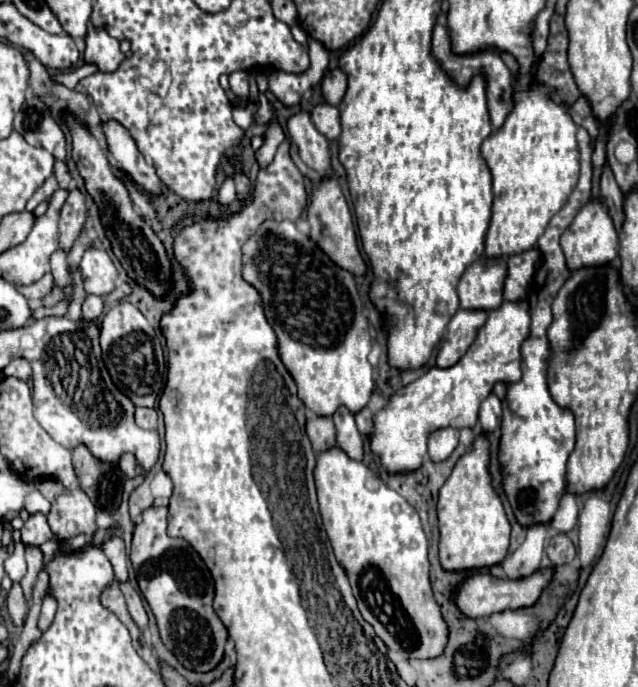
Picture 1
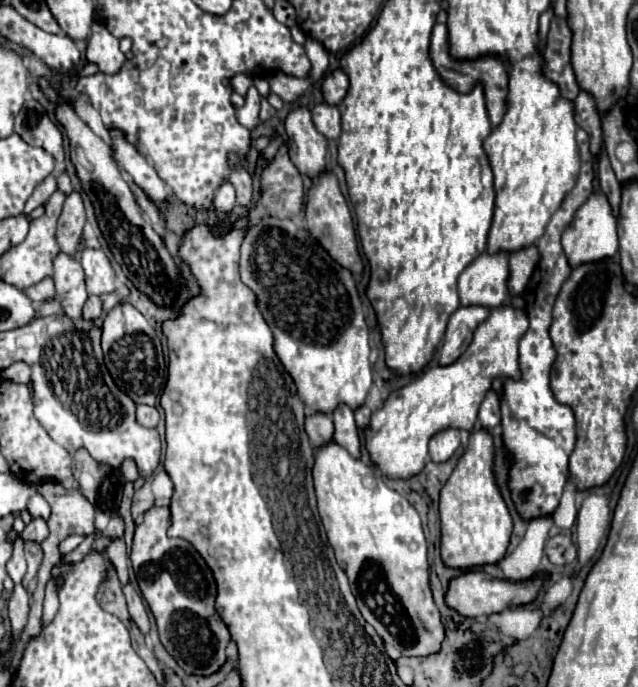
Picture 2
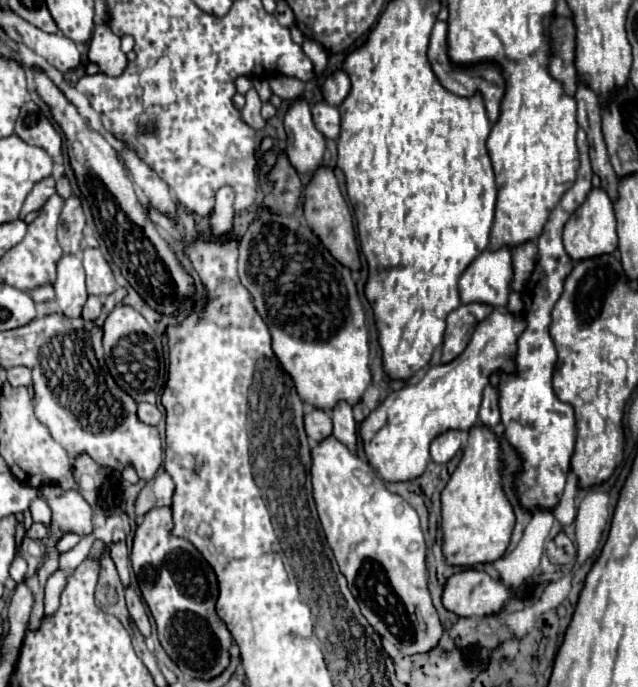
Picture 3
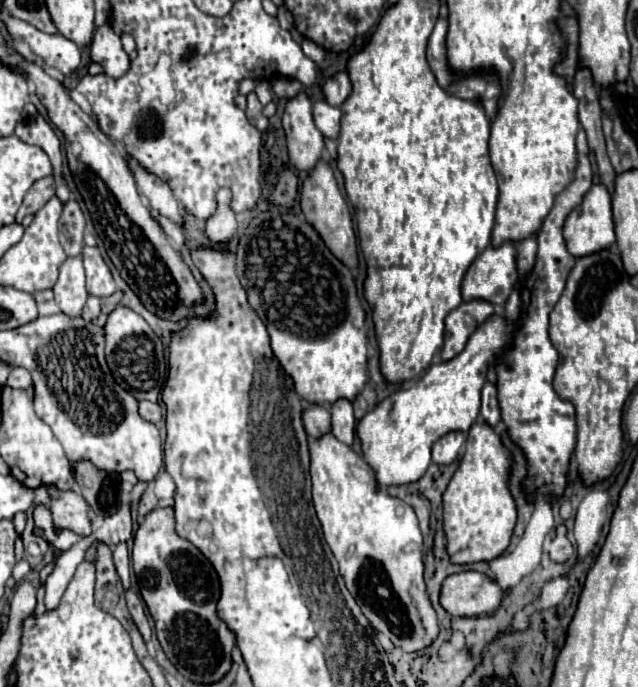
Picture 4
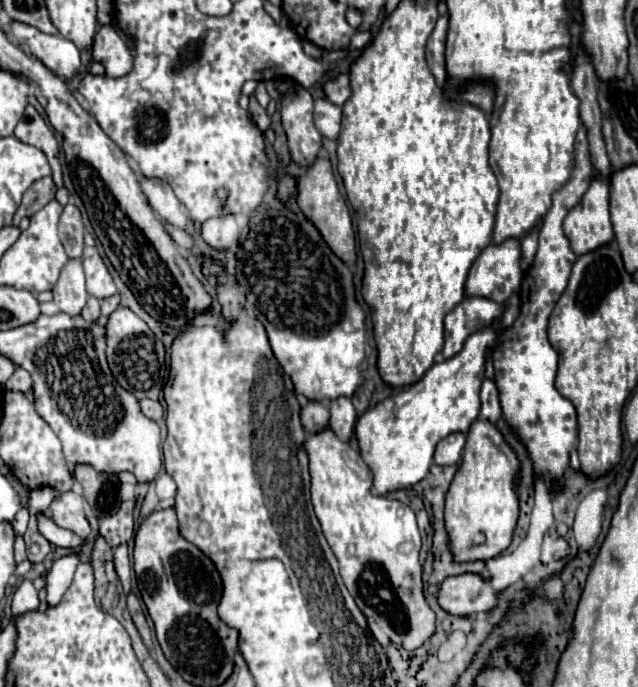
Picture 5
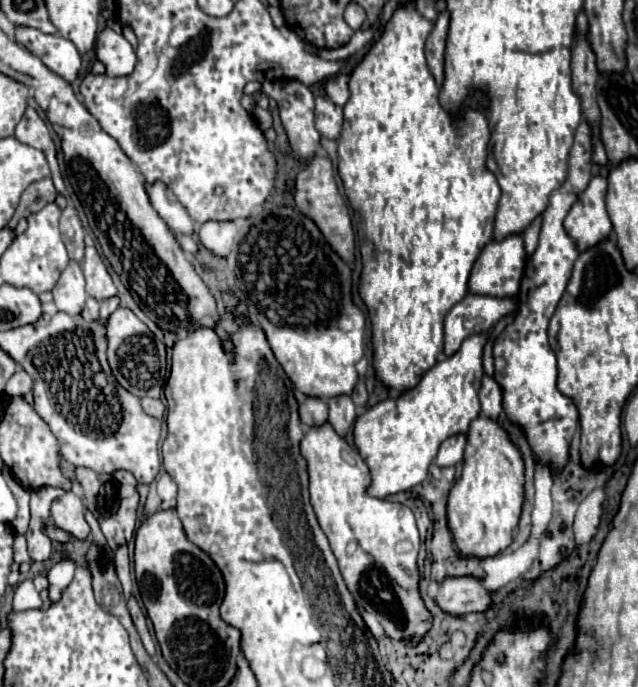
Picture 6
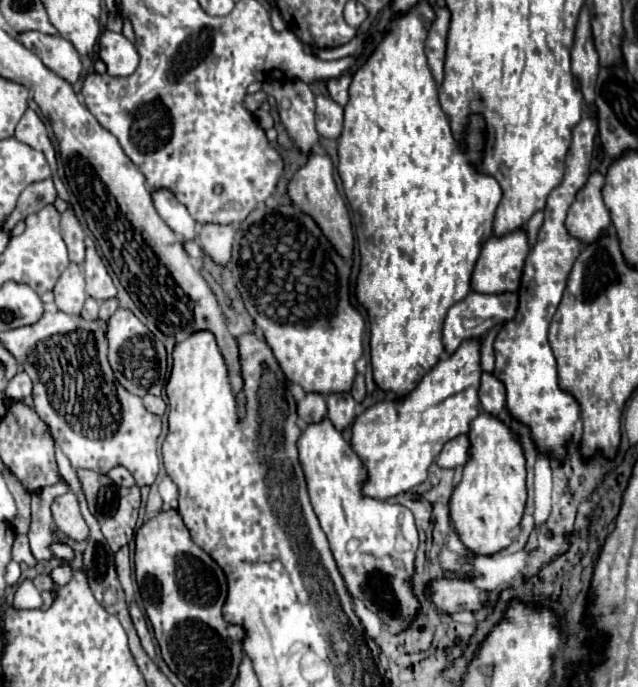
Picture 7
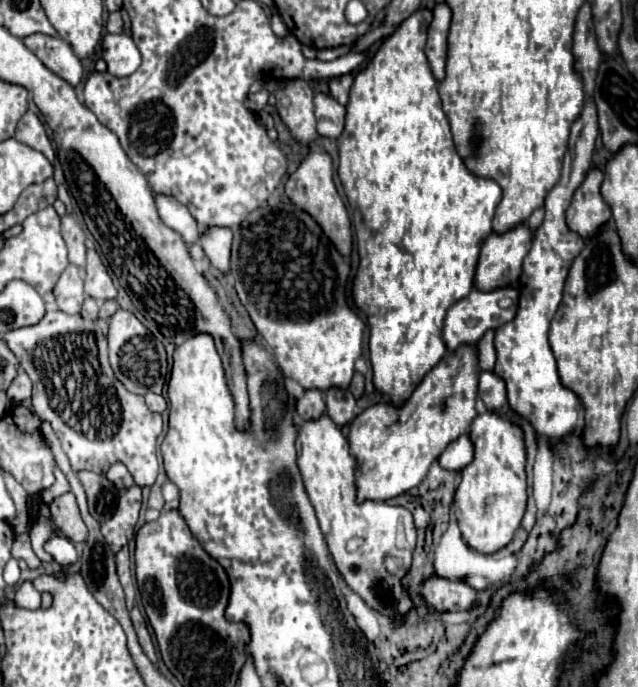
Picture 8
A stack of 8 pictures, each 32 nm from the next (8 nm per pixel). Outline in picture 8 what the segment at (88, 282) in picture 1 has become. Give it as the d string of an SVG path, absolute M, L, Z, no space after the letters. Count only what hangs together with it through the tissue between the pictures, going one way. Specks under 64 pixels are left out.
M94 248L88 250L86 256L86 292L96 300L110 300L116 298L116 288L112 278L106 272L98 252Z

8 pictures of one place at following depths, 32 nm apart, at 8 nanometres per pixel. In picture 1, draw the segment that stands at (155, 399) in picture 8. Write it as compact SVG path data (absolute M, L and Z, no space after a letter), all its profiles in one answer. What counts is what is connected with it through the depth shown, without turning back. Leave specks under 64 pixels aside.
M136 408L136 424L140 428L156 430L156 422L158 422L156 410L152 410L152 408Z

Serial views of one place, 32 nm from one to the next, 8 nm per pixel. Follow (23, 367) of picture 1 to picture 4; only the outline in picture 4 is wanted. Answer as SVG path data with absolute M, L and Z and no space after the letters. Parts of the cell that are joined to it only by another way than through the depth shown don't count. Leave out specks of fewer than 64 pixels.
M12 368L12 374L8 376L8 386L10 386L10 388L30 390L30 386L32 386L30 372L28 372L26 368Z

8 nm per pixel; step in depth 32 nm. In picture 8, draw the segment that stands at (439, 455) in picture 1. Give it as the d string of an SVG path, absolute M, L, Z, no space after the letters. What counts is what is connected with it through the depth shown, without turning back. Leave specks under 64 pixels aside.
M462 434L460 438L452 440L444 452L438 456L438 464L446 470L462 470L466 464L472 462L474 448L468 438L468 434Z

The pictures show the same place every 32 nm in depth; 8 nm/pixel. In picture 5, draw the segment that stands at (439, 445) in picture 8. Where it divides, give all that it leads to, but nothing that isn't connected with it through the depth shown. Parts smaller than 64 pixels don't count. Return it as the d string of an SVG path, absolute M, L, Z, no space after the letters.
M496 326L478 330L454 358L434 364L416 384L406 386L406 390L386 398L358 418L354 432L360 454L374 474L374 494L386 494L420 482L432 464L436 444L452 432L468 432L480 412L486 352L494 350L498 344Z

